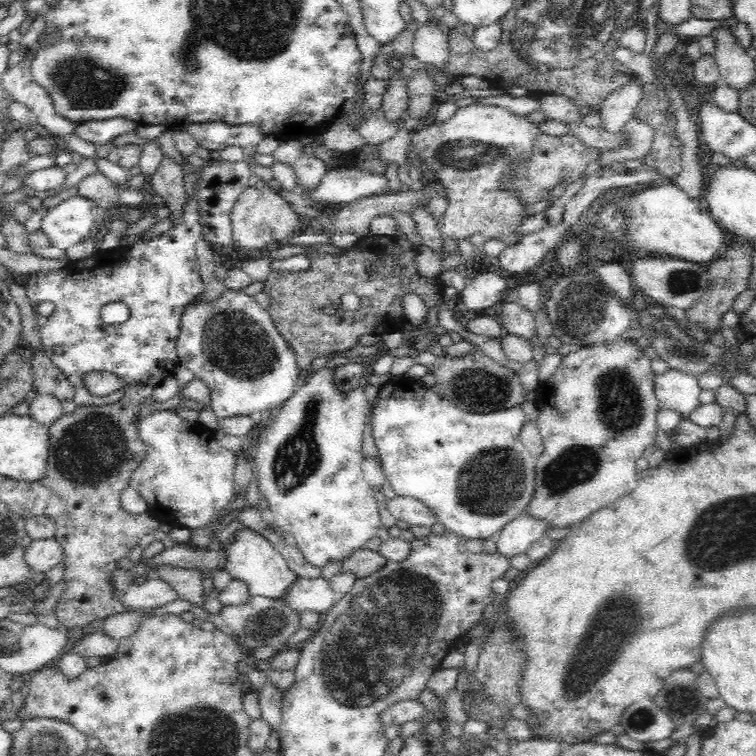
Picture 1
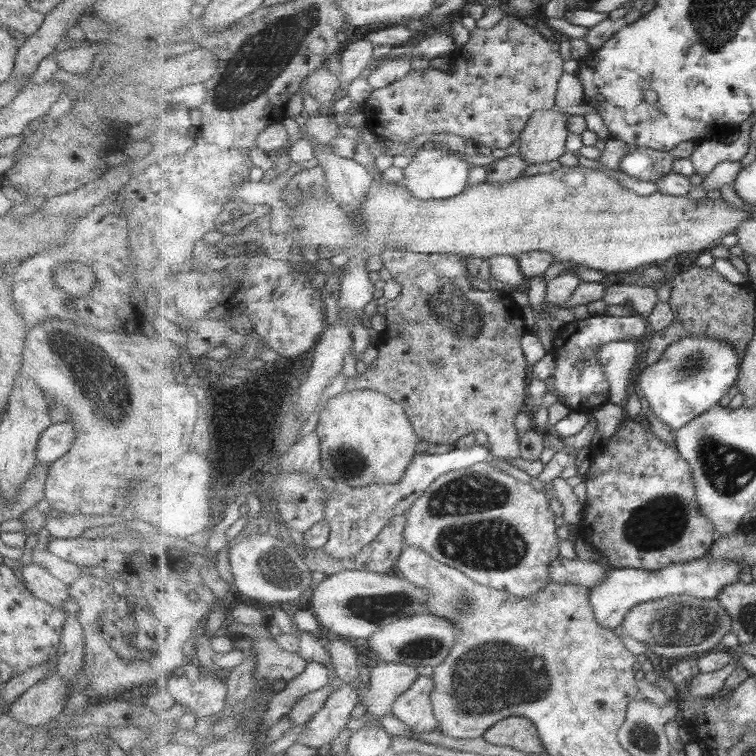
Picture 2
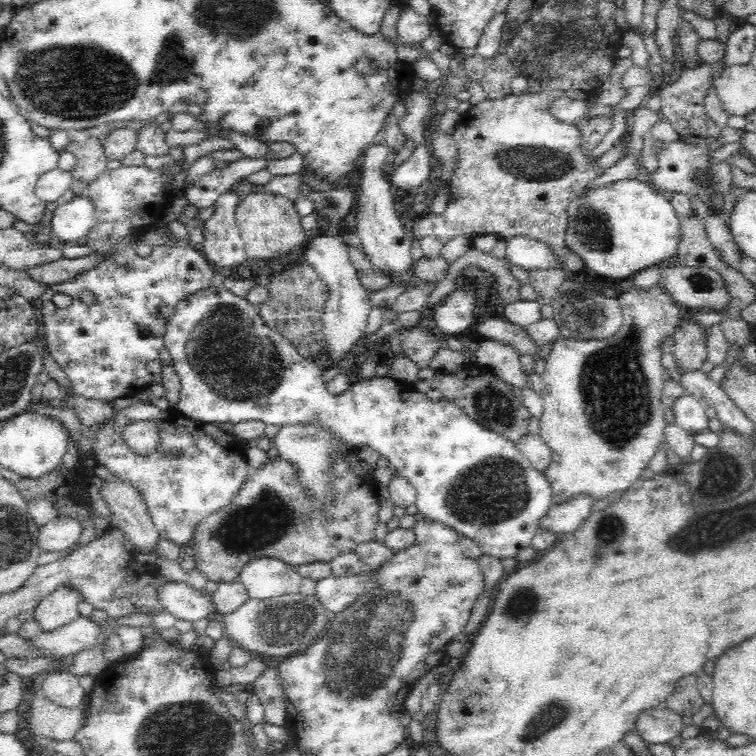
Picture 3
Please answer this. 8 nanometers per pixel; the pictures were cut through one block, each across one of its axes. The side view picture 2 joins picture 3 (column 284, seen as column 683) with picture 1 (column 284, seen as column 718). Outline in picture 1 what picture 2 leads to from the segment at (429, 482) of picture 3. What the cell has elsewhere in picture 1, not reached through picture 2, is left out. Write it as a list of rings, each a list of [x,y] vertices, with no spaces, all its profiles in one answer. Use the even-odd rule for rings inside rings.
[[[226,290],[220,298],[188,303],[180,317],[176,337],[179,364],[185,366],[209,390],[209,408],[217,422],[234,416],[252,416],[284,405],[298,389],[299,370],[296,353],[279,333],[267,309],[252,296],[237,290]]]

